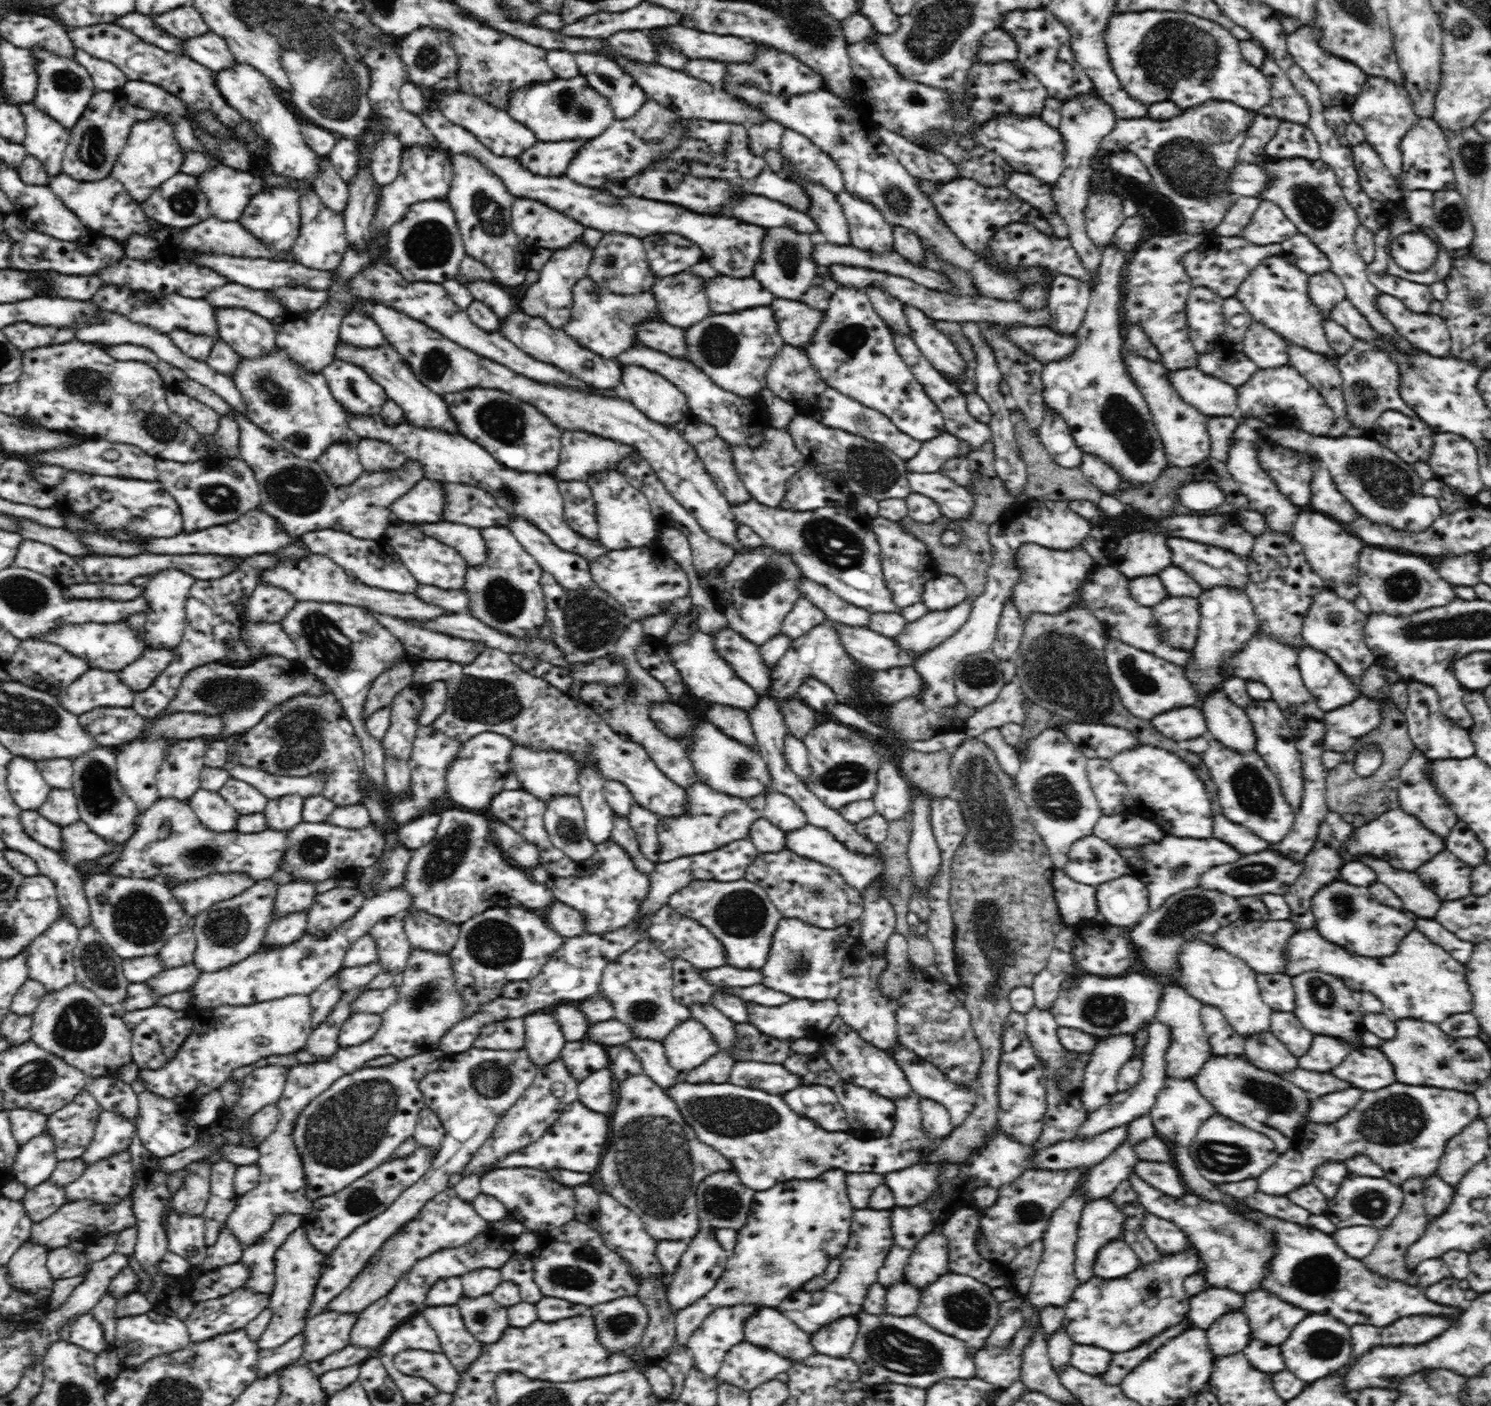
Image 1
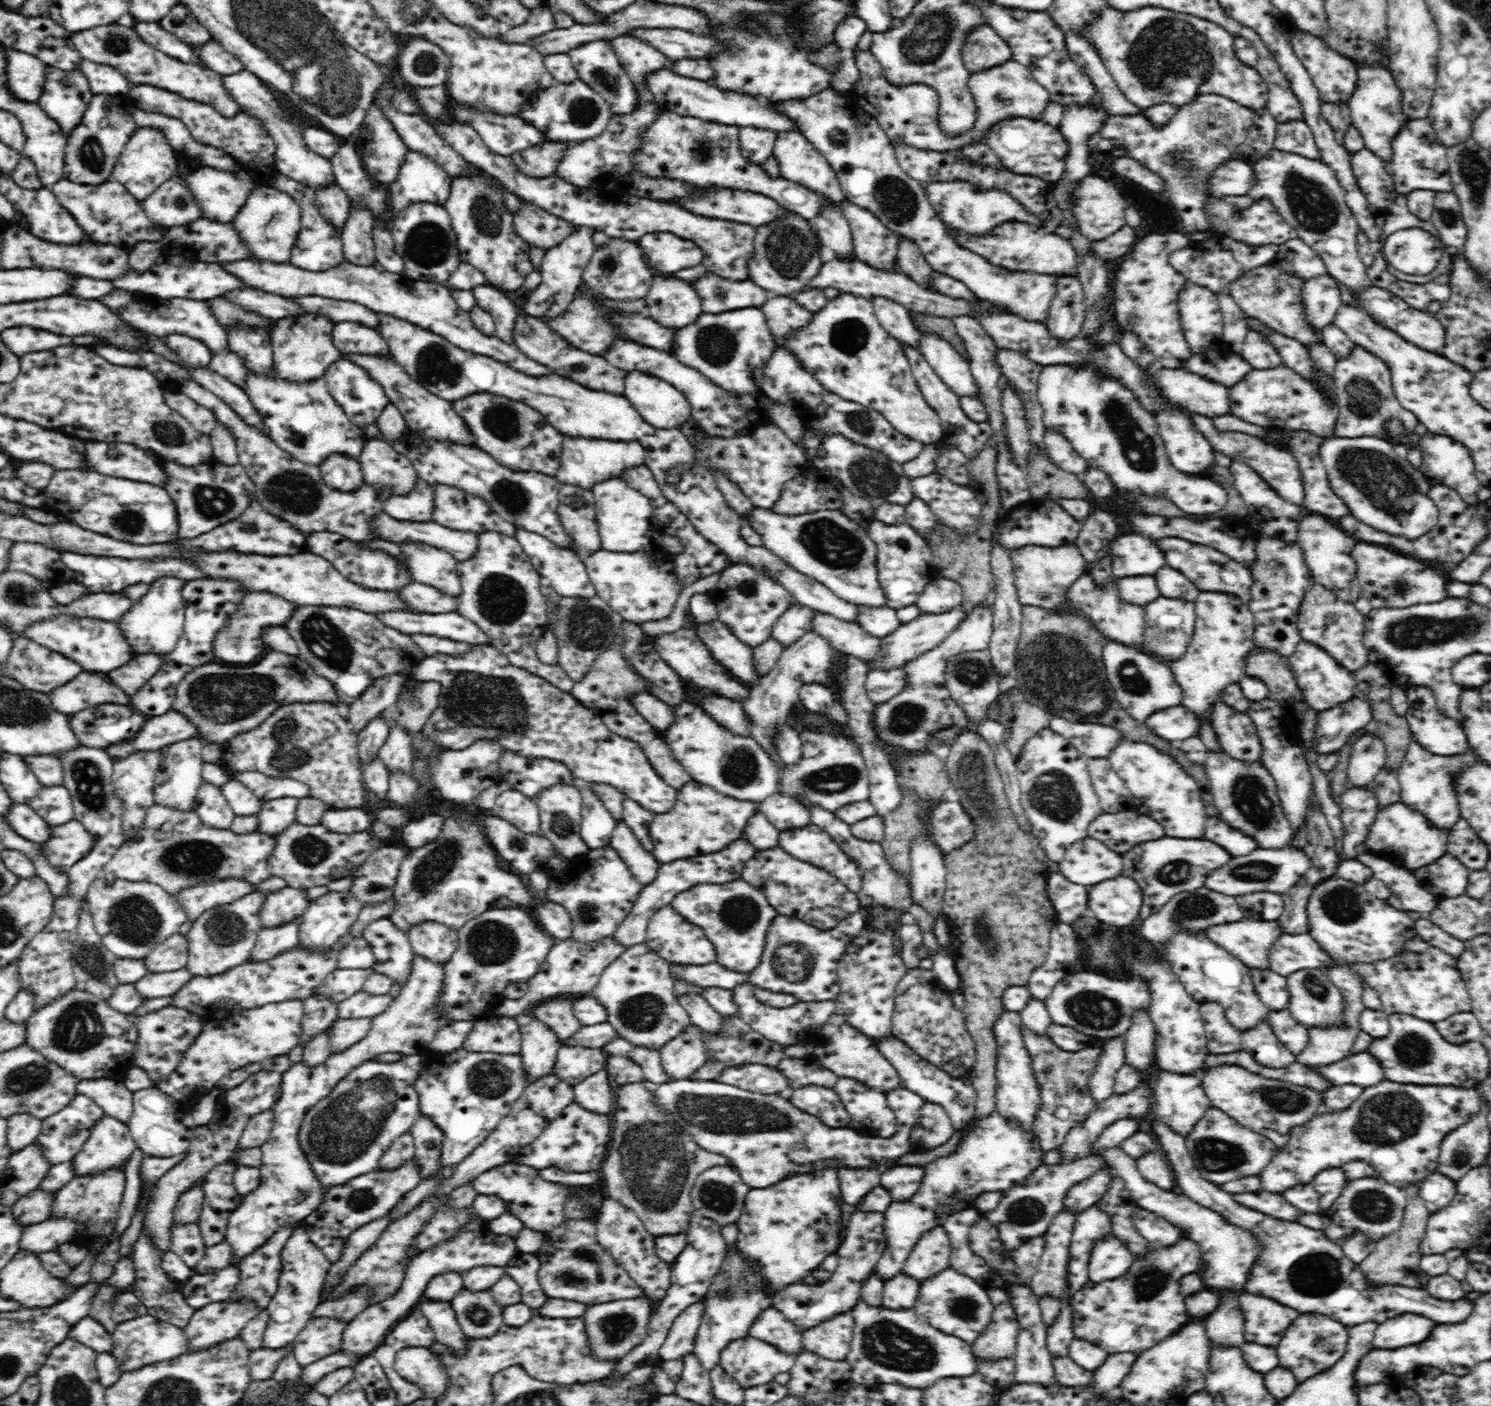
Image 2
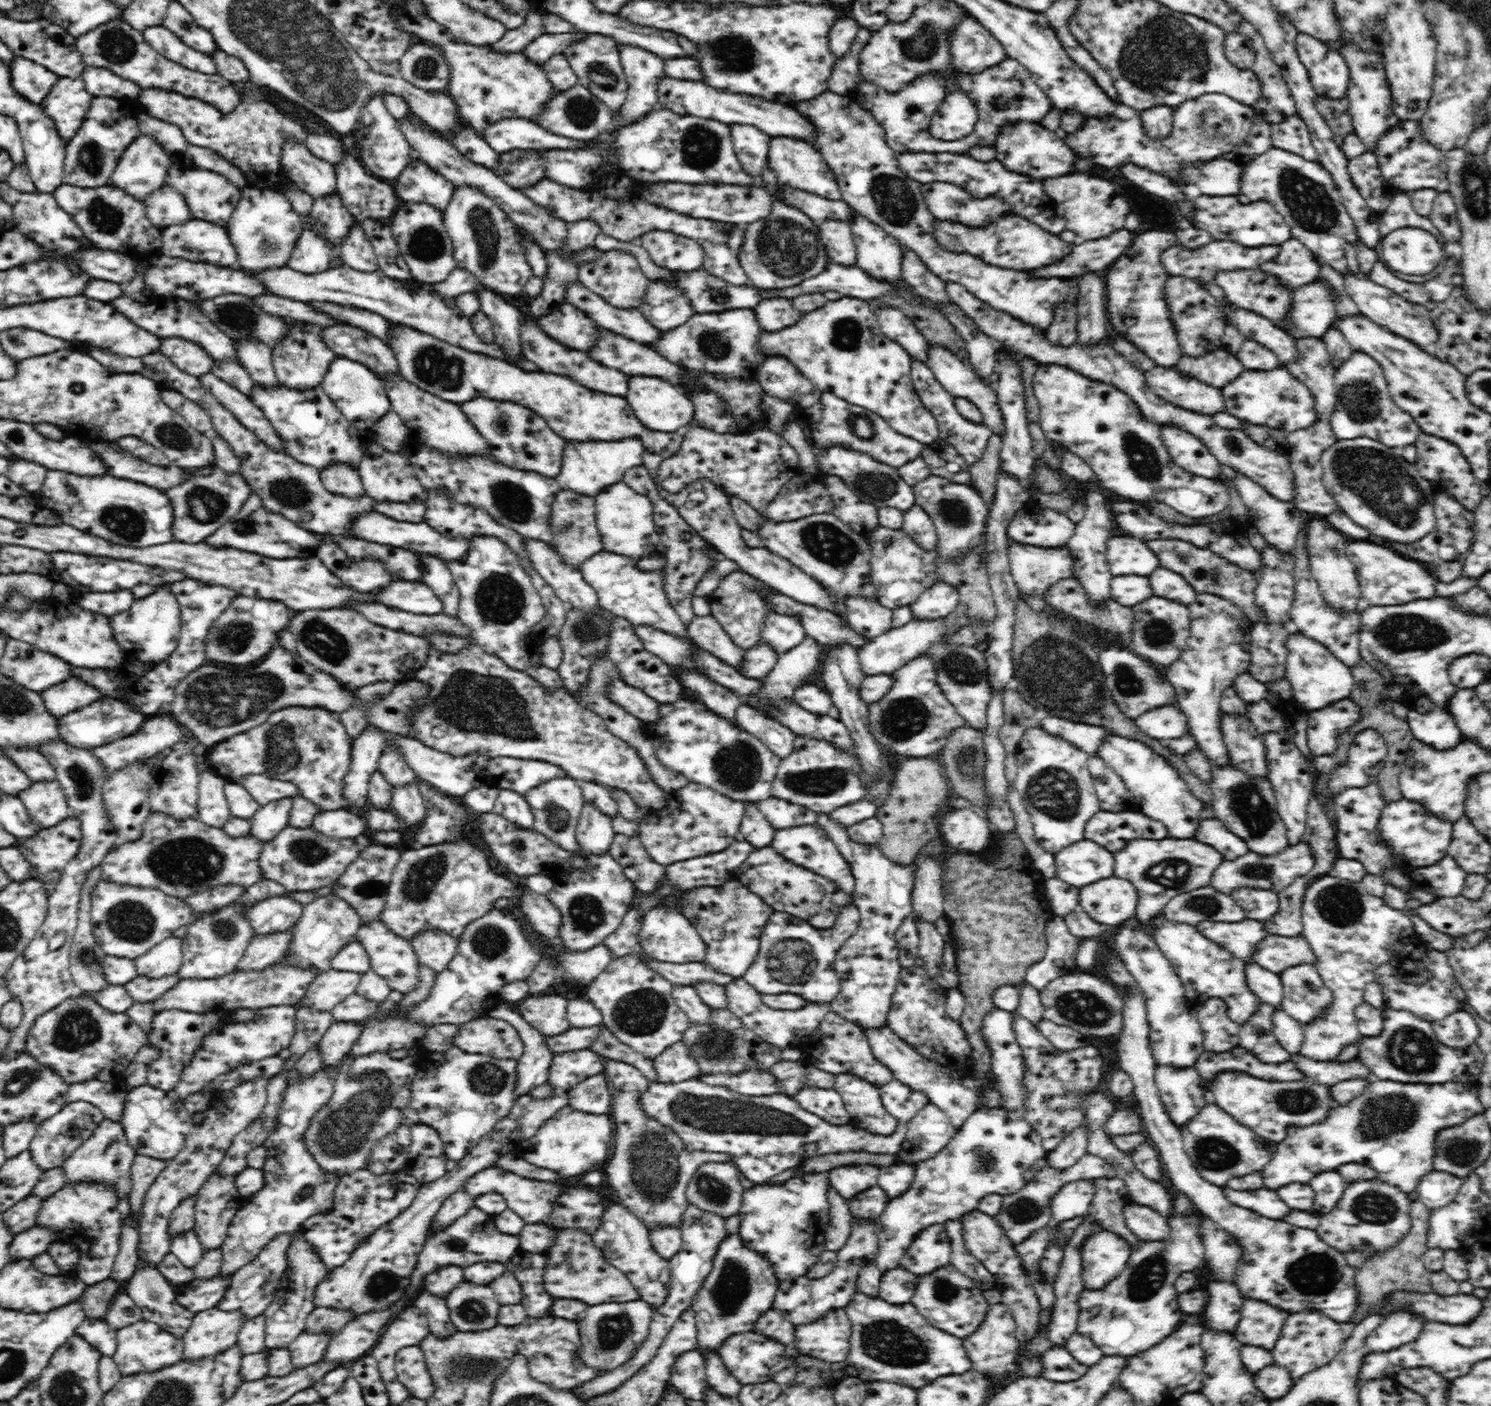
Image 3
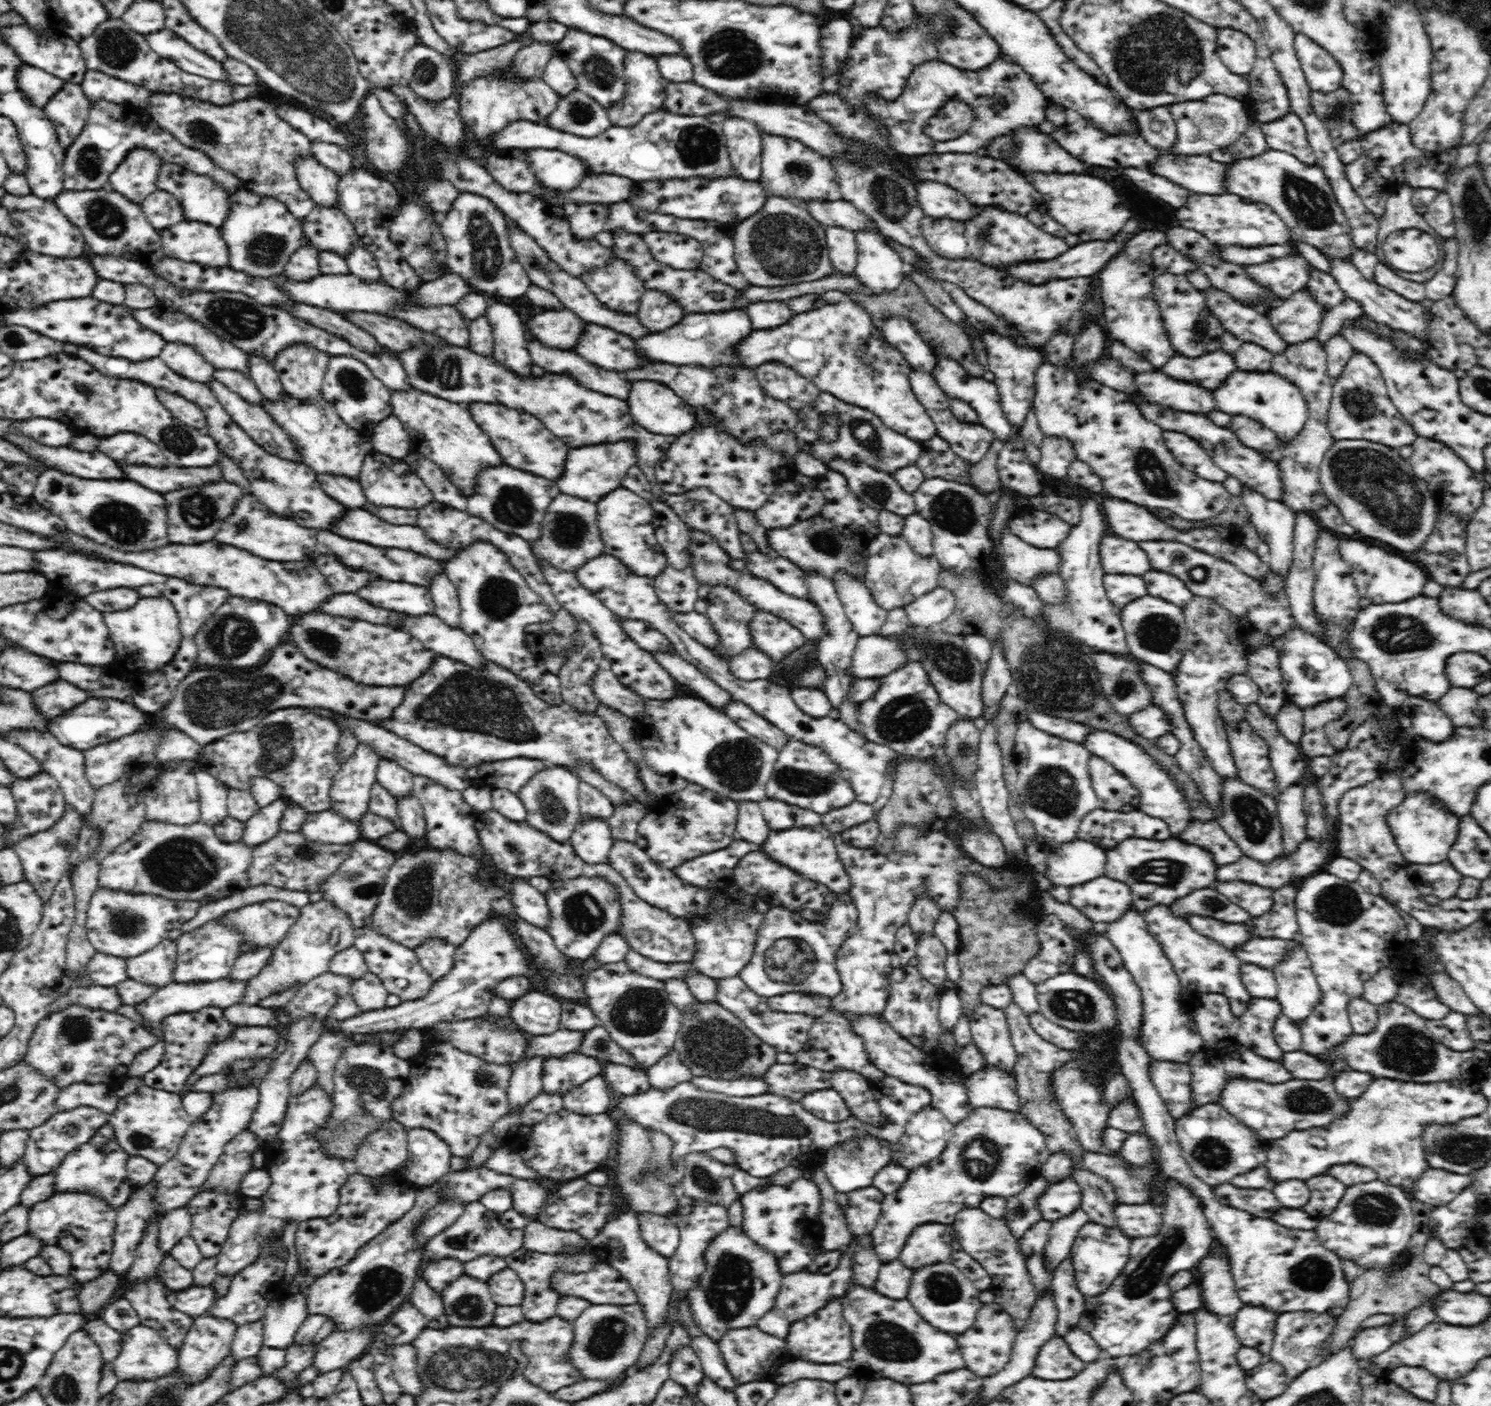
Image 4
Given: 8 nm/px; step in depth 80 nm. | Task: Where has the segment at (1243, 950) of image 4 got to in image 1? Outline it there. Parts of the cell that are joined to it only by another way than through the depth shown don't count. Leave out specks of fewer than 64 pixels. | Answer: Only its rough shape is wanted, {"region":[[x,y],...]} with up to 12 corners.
{"region":[[1316,928],[1286,943],[1293,977],[1331,974],[1390,1021],[1471,1012],[1465,966],[1416,928],[1356,956]]}

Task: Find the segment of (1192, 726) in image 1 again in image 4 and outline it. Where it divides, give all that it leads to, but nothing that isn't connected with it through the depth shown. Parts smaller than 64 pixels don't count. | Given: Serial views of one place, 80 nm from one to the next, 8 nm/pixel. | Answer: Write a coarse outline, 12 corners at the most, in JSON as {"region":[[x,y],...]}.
{"region":[[1153,705],[1126,718],[1136,734],[1170,734],[1168,715]]}

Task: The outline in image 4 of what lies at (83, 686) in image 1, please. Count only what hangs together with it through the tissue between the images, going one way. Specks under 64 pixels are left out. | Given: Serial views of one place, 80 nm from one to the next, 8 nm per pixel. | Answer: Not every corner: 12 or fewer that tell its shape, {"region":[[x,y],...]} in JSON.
{"region":[[66,680],[29,694],[38,713],[50,720],[90,696]]}

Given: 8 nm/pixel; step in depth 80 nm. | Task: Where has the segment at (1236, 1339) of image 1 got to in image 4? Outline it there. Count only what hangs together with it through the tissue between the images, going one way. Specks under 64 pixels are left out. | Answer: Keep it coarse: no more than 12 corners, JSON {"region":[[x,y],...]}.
{"region":[[1214,1246],[1196,1268],[1204,1306],[1234,1320],[1242,1308],[1228,1258]]}

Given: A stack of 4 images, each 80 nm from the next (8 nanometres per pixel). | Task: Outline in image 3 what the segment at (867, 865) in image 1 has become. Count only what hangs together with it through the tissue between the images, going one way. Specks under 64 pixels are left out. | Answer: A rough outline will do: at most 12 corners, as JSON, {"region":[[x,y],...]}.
{"region":[[818,825],[775,830],[772,848],[851,893],[850,865]]}

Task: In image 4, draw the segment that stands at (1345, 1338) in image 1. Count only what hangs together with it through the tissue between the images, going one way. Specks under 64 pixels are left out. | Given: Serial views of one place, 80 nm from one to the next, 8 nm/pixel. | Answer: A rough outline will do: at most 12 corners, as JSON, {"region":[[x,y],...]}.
{"region":[[1332,1315],[1277,1318],[1268,1359],[1291,1380],[1334,1353]]}

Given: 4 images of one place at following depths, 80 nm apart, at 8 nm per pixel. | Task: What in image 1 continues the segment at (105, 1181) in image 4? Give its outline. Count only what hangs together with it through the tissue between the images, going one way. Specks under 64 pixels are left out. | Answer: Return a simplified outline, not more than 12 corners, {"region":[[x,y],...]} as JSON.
{"region":[[117,1112],[99,1113],[81,1155],[90,1167],[128,1151],[136,1126]]}

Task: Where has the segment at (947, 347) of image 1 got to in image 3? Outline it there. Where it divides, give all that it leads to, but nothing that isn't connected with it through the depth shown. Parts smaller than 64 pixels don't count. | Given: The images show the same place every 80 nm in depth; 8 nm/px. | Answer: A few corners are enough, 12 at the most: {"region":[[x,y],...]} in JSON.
{"region":[[945,346],[926,364],[954,397],[981,410],[993,434],[1006,432],[996,391]]}

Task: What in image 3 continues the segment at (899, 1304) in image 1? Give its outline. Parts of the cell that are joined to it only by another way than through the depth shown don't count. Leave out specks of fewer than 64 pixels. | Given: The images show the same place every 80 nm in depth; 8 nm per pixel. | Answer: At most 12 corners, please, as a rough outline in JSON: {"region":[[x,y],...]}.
{"region":[[902,1267],[884,1271],[879,1296],[911,1302],[918,1277]]}

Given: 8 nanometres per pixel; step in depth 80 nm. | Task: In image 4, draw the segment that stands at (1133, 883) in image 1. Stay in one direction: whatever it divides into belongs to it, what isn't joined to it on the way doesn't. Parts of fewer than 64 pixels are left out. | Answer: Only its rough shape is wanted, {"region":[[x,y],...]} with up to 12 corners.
{"region":[[1106,875],[1069,889],[1092,923],[1112,924],[1133,904],[1129,886]]}

